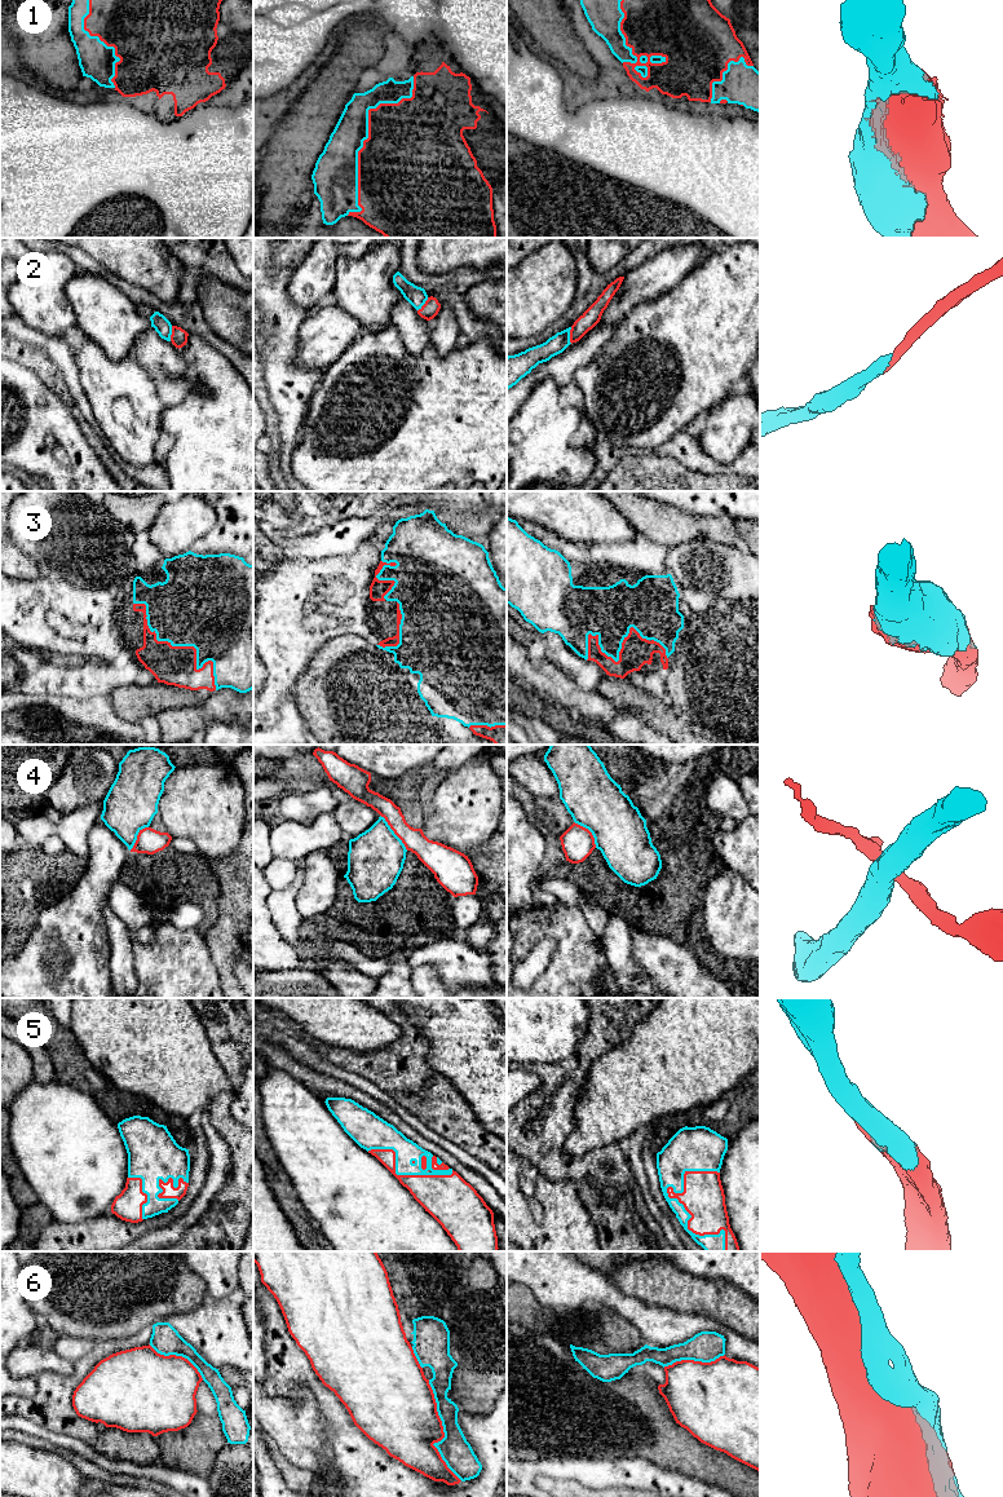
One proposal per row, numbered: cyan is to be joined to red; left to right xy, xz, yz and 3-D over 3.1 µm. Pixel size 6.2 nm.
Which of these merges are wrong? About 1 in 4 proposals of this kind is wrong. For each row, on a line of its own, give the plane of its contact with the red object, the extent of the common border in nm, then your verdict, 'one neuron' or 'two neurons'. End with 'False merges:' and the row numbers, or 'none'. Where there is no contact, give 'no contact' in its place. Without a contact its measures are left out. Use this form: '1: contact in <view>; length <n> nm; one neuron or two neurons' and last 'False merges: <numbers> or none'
1: contact in xz; length 950 nm; one neuron
2: contact in yz; length 100 nm; one neuron
3: contact in xy; length 750 nm; one neuron
4: contact in xz; length 280 nm; two neurons
5: contact in yz; length 550 nm; one neuron
6: contact in xz; length 650 nm; two neurons
False merges: 4, 6

